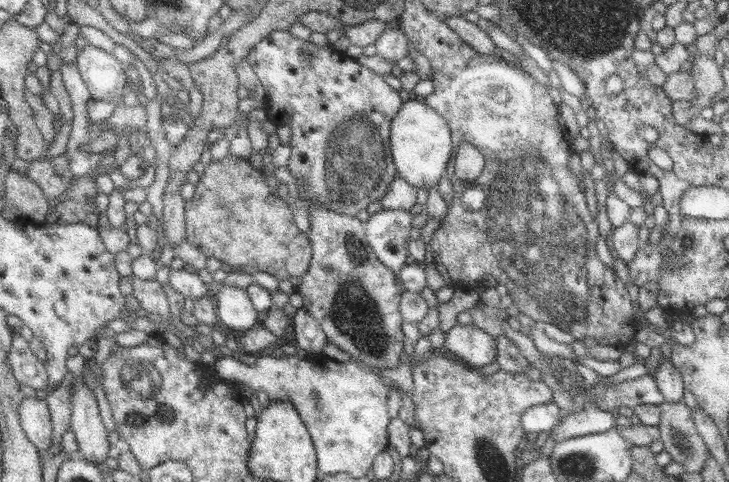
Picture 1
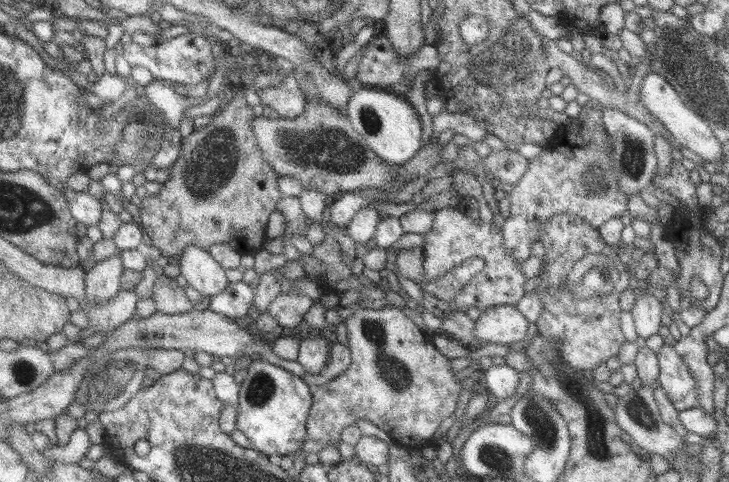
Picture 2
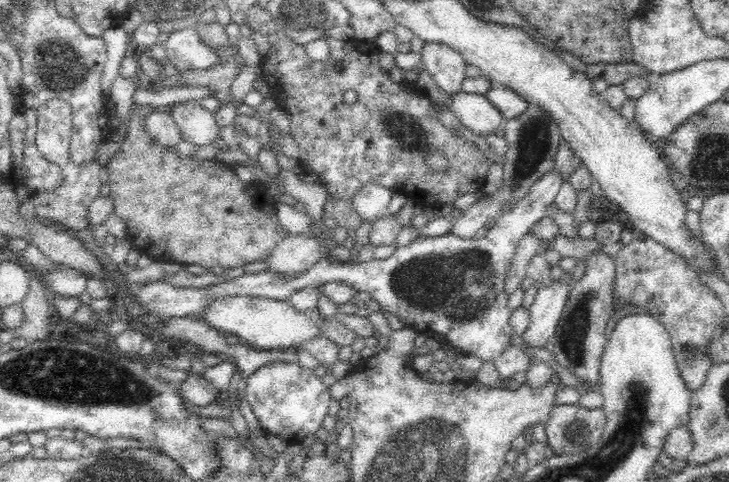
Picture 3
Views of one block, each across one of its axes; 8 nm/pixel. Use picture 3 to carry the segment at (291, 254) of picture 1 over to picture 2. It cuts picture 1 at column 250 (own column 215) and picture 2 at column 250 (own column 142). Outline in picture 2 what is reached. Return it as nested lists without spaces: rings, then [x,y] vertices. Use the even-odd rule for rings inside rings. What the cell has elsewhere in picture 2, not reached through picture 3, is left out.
[[[238,91],[231,98],[231,100],[225,104],[222,110],[218,110],[214,117],[212,117],[211,122],[202,128],[195,129],[193,134],[186,136],[181,141],[181,154],[177,163],[170,169],[171,177],[167,182],[162,184],[160,191],[156,195],[148,195],[142,199],[142,202],[139,204],[140,210],[140,226],[145,230],[146,234],[150,236],[152,240],[152,245],[156,246],[161,252],[162,256],[182,256],[185,250],[188,249],[188,246],[199,246],[203,250],[209,250],[214,244],[228,244],[231,248],[234,248],[241,256],[246,254],[253,255],[263,244],[265,236],[263,236],[263,230],[265,230],[265,224],[267,224],[267,218],[269,214],[275,210],[275,204],[279,200],[279,192],[275,188],[275,182],[277,182],[277,174],[268,166],[267,163],[263,161],[259,147],[256,145],[256,141],[253,138],[253,133],[250,127],[251,120],[251,108],[245,104],[243,100],[243,94]]]

